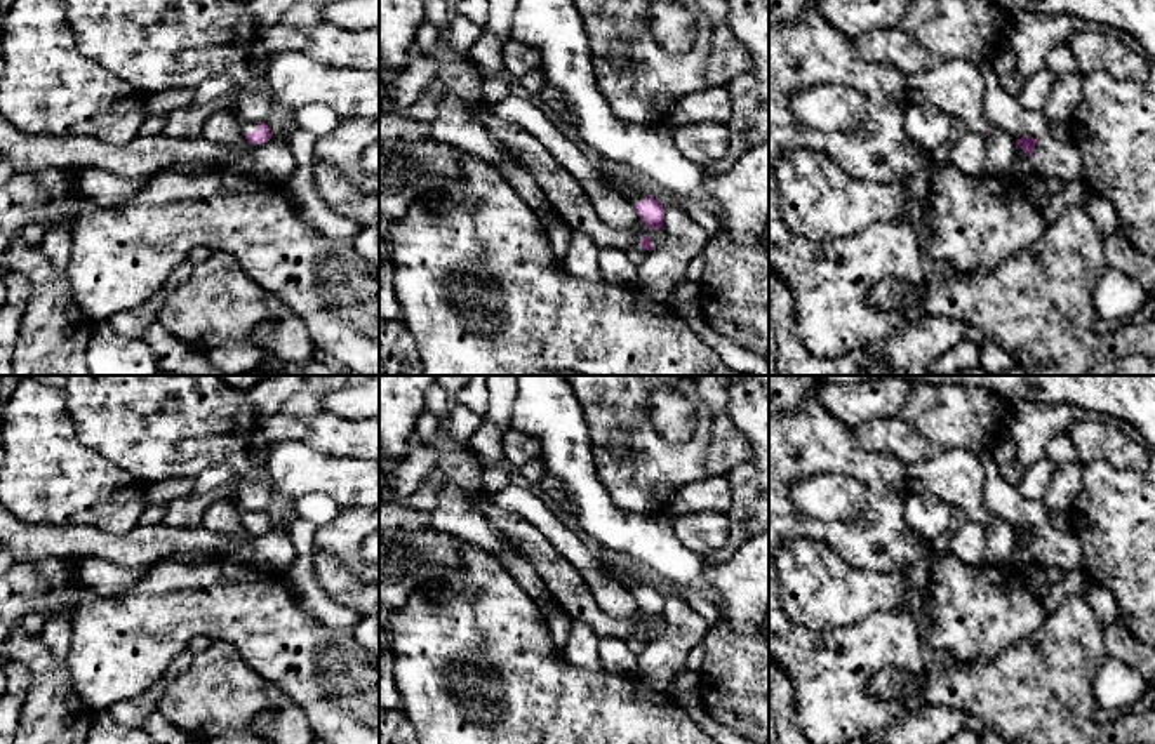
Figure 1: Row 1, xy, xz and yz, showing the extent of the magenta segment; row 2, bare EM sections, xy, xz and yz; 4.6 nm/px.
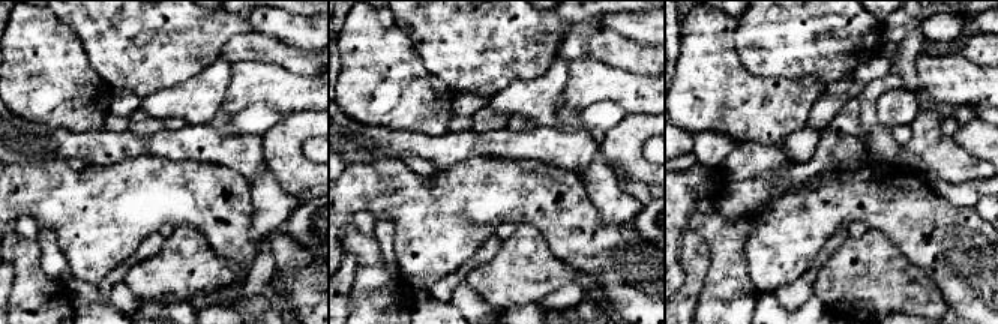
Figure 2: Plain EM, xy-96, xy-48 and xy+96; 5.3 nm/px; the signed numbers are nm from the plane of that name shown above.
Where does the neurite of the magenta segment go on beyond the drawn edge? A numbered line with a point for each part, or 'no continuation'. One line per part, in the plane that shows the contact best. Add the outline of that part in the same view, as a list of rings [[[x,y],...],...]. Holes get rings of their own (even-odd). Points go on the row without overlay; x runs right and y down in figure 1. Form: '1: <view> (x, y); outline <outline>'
1: xy (216, 477); outline [[[214,464],[205,468],[193,478],[193,490],[190,495],[205,495],[224,488],[226,495],[221,501],[235,502],[240,520],[244,523],[252,521],[256,520],[257,513],[244,511],[237,501],[240,482],[240,475],[231,468],[231,464]]]

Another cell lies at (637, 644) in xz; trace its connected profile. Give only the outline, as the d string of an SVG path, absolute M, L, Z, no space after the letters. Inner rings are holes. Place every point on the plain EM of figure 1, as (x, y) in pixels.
M640 608L633 615L630 615L626 621L631 624L631 629L630 629L630 634L628 634L628 638L624 641L628 645L628 650L635 657L640 657L642 652L645 650L647 643L649 643L649 640L645 640L640 634L642 628L645 624L649 626L649 631L652 634L652 640L654 638L659 638L664 633L664 629L666 629L664 617L651 619Z

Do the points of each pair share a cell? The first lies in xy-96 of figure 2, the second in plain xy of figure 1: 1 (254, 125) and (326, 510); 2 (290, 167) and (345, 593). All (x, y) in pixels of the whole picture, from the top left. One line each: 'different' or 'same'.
1: same
2: different

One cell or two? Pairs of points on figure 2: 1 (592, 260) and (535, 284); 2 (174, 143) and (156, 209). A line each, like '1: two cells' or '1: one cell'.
1: two cells
2: two cells

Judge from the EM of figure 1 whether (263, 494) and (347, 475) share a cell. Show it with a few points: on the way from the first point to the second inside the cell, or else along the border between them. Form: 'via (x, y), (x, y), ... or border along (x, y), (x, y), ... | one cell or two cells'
border along (265, 468), (273, 494) | two cells

